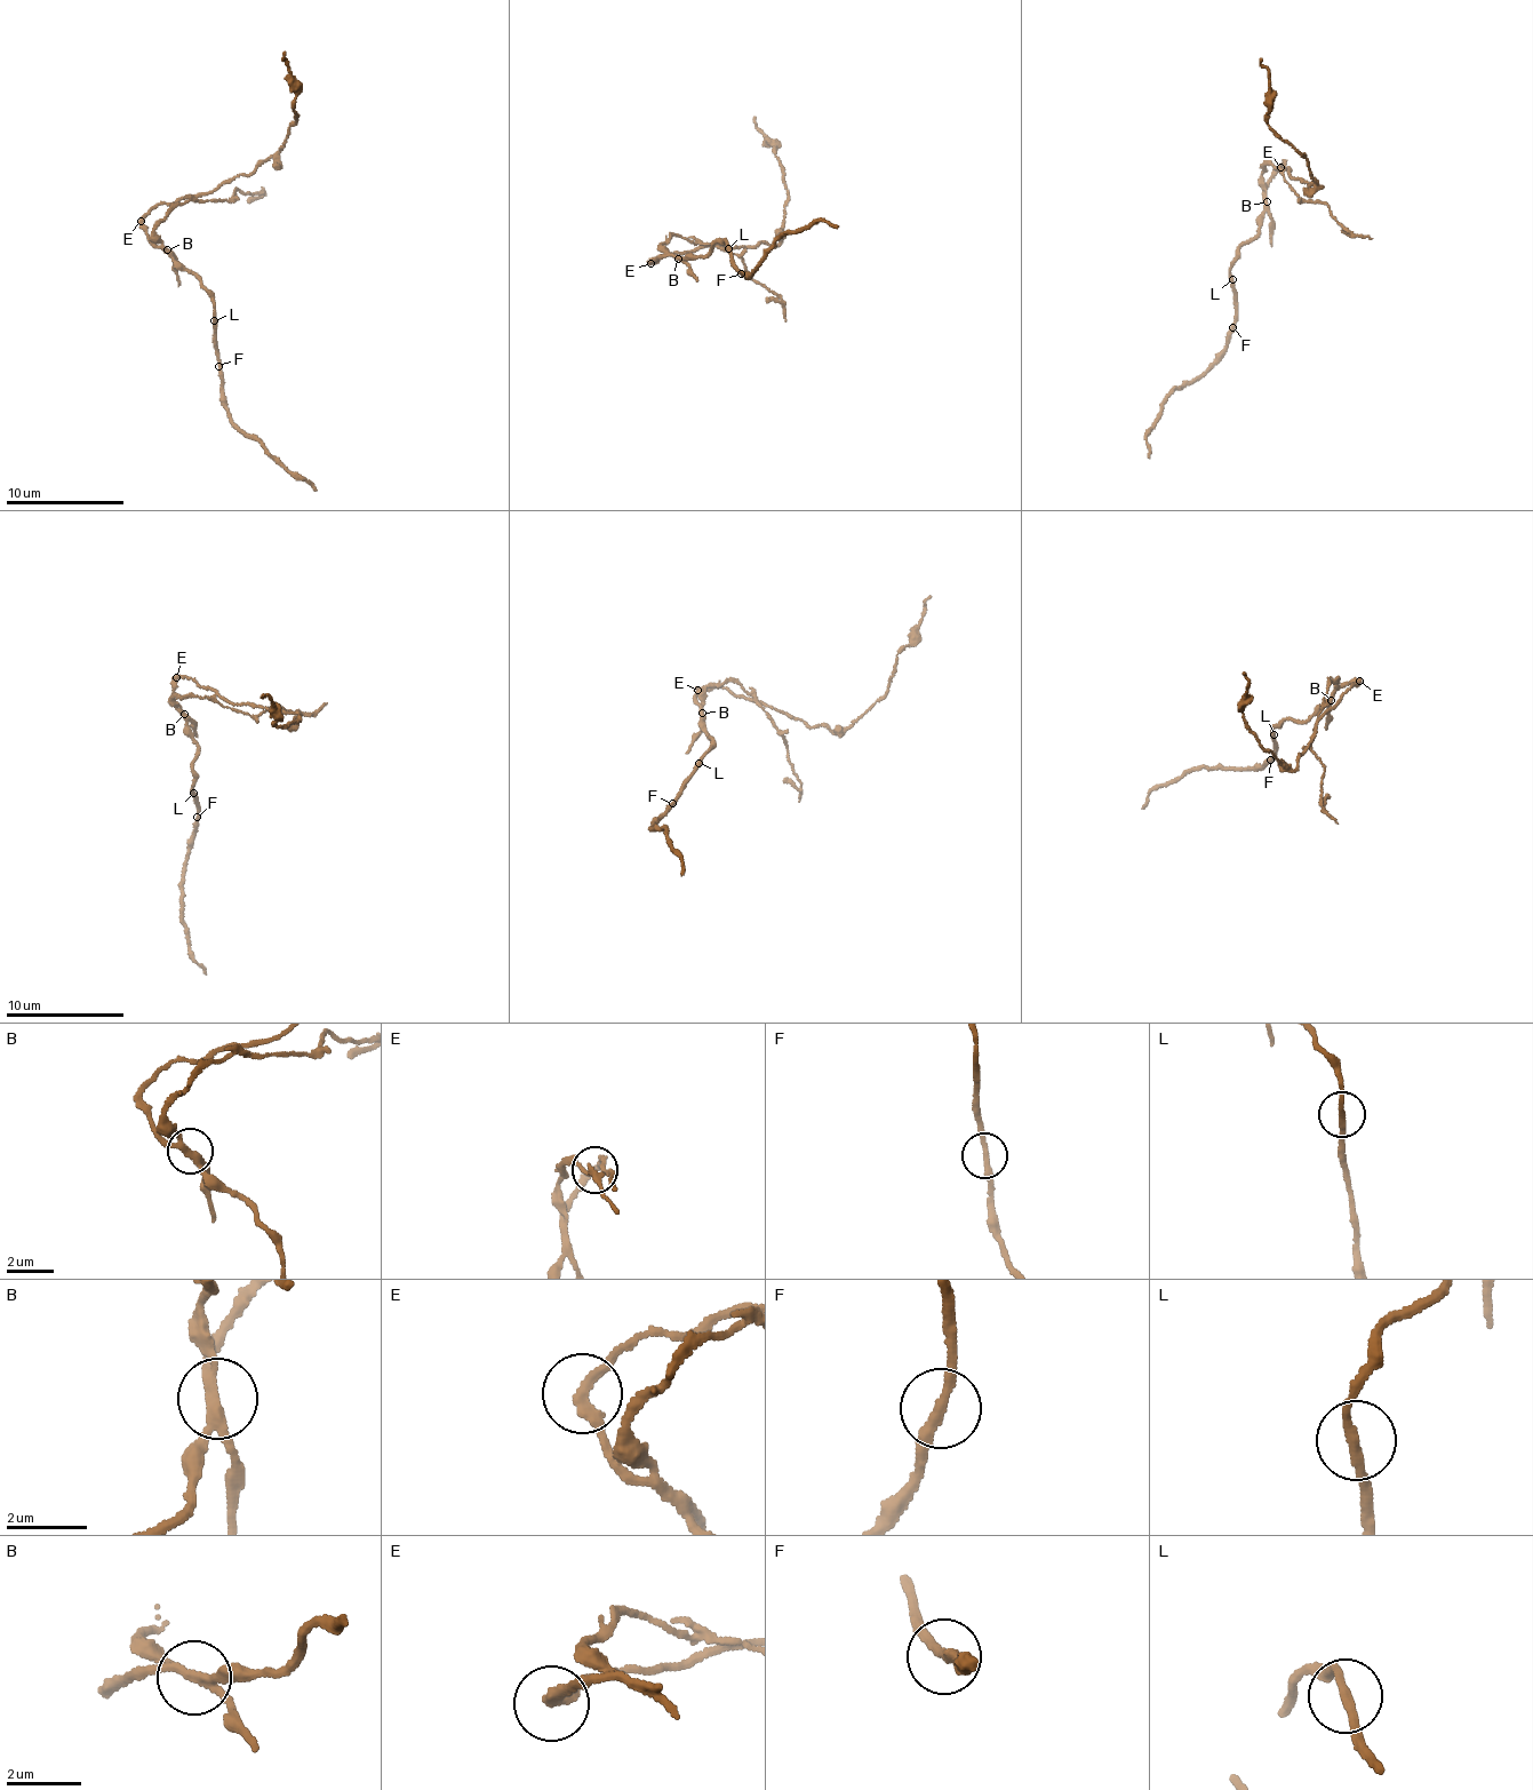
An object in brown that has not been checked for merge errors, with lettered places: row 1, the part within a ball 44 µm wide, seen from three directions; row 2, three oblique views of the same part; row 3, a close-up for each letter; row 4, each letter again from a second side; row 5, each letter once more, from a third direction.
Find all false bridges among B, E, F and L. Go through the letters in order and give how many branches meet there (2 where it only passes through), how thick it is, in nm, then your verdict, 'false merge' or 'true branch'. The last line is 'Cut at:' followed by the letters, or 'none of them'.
B: 3 branches meet; 240 nm thick; false merge
E: 2 branches meet; 260 nm thick; false merge
F: 2 branches meet; 260 nm thick; true branch
L: 2 branches meet; 240 nm thick; true branch
Cut at: B, E

